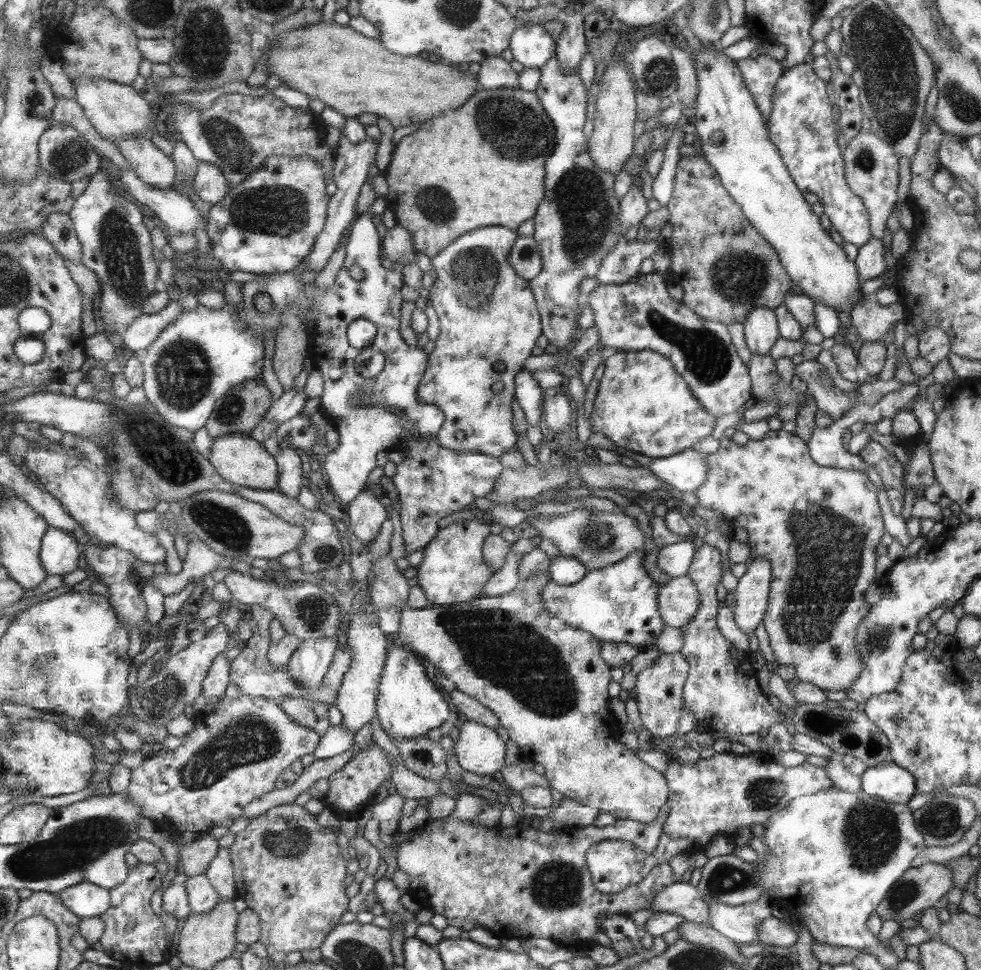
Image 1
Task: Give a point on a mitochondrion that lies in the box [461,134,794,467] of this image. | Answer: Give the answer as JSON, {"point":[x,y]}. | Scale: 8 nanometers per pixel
{"point":[581,197]}

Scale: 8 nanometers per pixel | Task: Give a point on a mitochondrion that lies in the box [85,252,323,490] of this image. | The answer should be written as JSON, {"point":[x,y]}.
{"point":[182,371]}

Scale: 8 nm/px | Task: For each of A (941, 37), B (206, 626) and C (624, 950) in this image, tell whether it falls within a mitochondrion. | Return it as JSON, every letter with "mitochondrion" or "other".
{"A":"other","B":"other","C":"other"}

